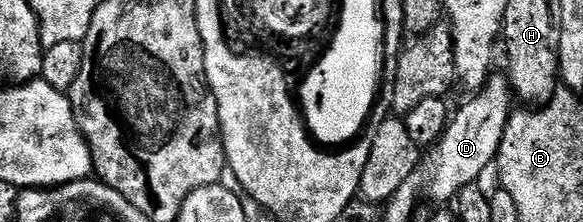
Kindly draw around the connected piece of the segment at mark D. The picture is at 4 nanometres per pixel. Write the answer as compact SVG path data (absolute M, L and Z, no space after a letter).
M491 73L486 85L477 91L453 115L452 121L436 145L429 151L430 159L425 159L426 190L434 204L446 204L449 200L457 199L461 190L466 186L477 183L480 172L488 164L496 161L498 149L504 138L504 128L512 113L512 87L505 73Z

